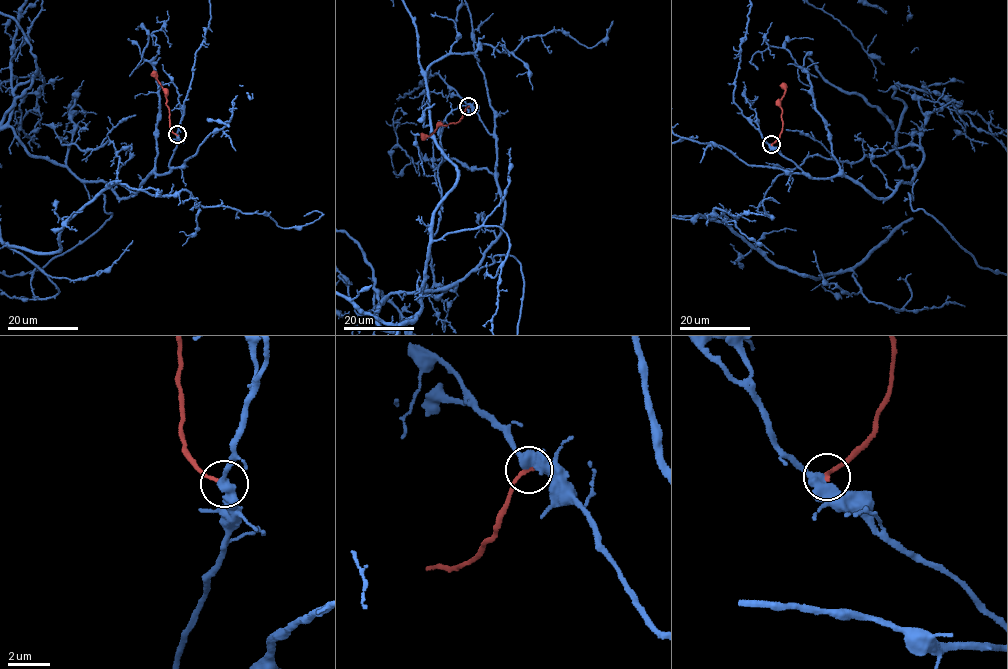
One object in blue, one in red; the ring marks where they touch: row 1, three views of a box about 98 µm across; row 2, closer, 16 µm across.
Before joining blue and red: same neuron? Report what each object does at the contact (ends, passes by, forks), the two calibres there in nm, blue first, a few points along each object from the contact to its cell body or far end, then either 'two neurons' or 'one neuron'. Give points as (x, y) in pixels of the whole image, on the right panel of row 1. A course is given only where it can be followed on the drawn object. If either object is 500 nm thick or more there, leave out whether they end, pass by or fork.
blue passes by | red ends | 480/200 nm | red via (771, 145), (782, 129), (780, 100), (785, 91), (784, 83) | two neurons

